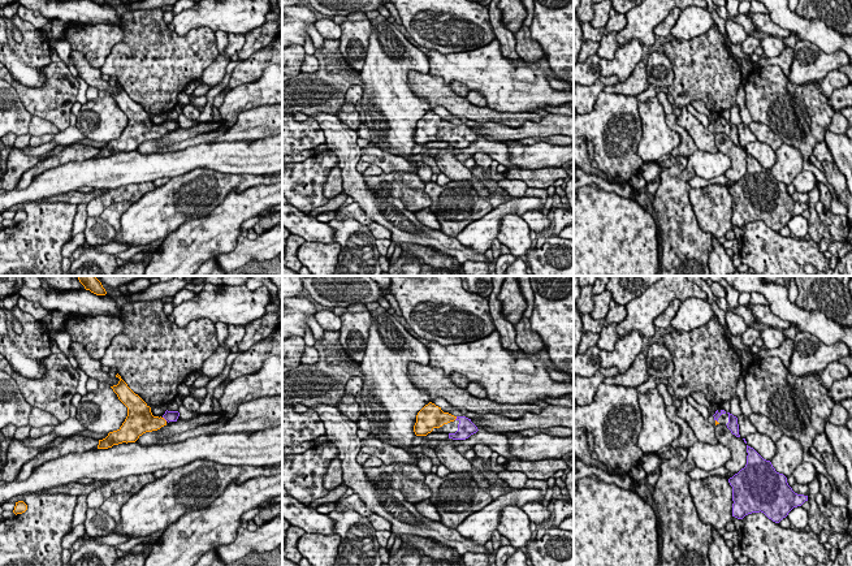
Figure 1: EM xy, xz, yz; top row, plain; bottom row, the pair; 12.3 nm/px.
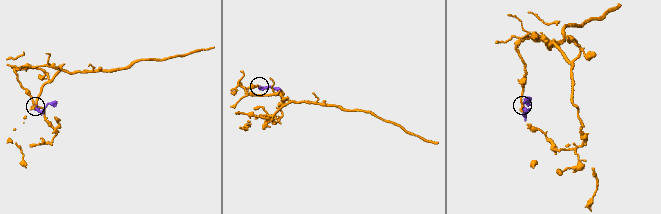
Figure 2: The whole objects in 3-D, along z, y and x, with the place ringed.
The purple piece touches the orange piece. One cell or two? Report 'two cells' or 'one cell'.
one cell

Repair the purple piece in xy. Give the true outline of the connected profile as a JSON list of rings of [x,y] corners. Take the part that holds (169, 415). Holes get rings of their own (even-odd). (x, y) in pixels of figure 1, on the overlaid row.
[[[117,373],[117,385],[111,386],[118,399],[127,407],[127,416],[122,425],[103,440],[99,440],[98,449],[108,449],[122,442],[135,442],[143,433],[157,431],[169,422],[177,422],[178,411],[165,411],[163,416],[153,416],[151,407],[135,394]]]

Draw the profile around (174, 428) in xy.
[[[198,412],[194,418],[191,418],[189,420],[177,420],[174,423],[161,427],[156,432],[156,437],[159,437],[159,438],[173,437],[182,432],[195,429],[199,425],[213,423],[213,422],[219,420],[221,418],[221,415],[222,414],[199,414]]]

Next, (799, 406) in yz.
[[[754,357],[748,366],[745,381],[745,399],[752,412],[767,416],[783,435],[797,438],[804,450],[809,453],[813,440],[825,432],[825,420],[831,414],[835,402],[827,388],[822,385],[819,373],[805,377],[791,377],[779,358]]]

